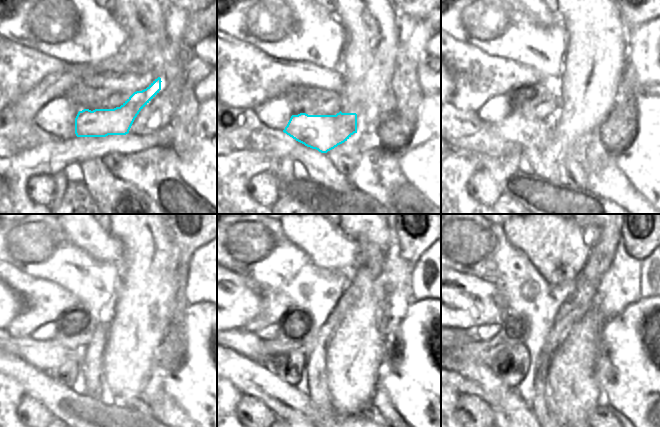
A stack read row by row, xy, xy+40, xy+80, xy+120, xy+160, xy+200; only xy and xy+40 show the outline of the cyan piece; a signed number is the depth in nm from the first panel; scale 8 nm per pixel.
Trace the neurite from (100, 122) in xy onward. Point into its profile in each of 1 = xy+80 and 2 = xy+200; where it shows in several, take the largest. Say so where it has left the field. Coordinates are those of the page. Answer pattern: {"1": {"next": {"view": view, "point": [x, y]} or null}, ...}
{"1": {"next": {"view": "xy+80", "point": [538, 133]}}, "2": {"next": {"view": "xy+200", "point": [461, 337]}}}

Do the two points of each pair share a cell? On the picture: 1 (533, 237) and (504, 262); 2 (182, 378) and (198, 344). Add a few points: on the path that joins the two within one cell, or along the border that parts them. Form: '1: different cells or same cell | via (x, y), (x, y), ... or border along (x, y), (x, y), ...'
1: different cells | border along (504, 231), (505, 237), (528, 258), (534, 267)
2: same cell | via (190, 370), (198, 362), (198, 352)

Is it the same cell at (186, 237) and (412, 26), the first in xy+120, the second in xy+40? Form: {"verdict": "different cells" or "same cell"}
{"verdict": "different cells"}

